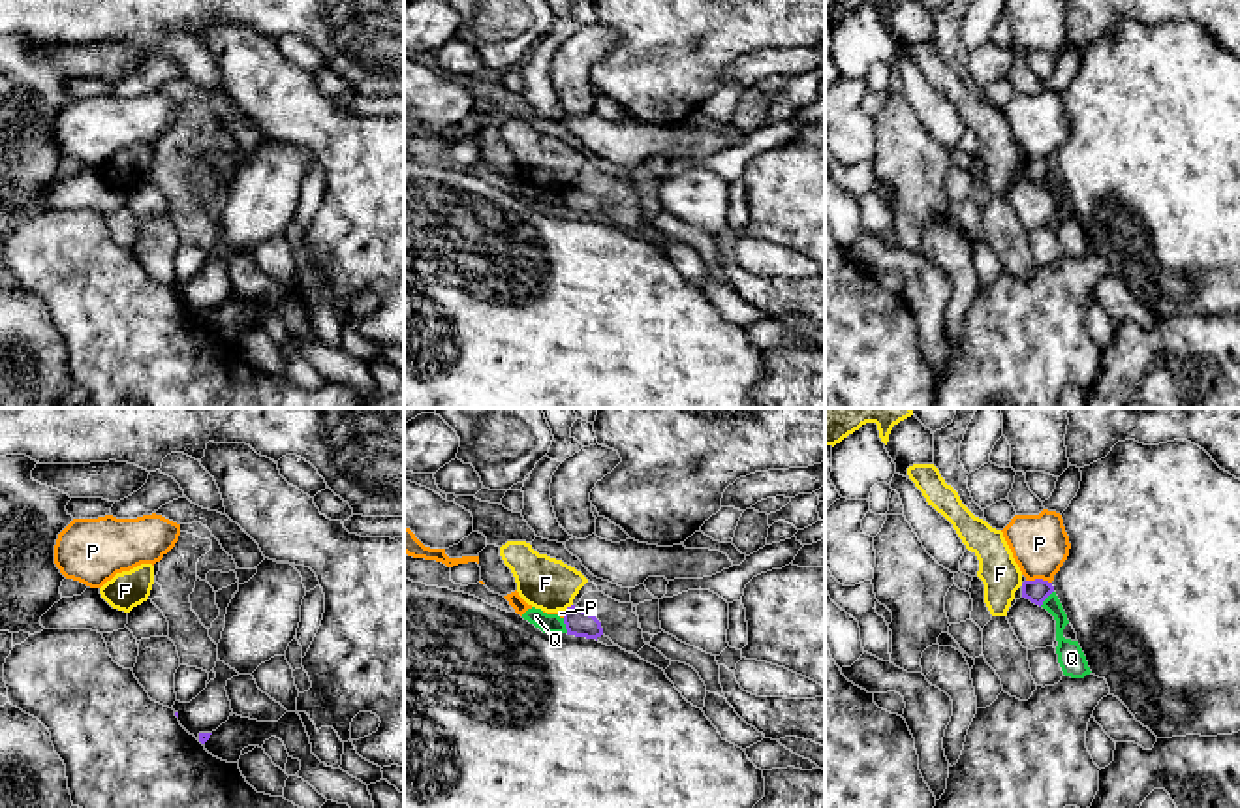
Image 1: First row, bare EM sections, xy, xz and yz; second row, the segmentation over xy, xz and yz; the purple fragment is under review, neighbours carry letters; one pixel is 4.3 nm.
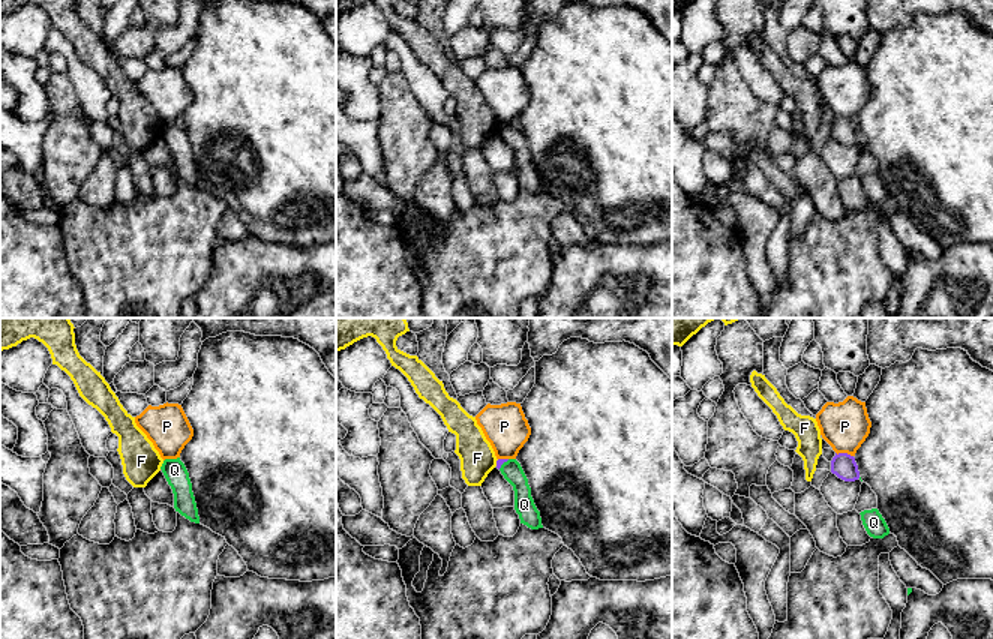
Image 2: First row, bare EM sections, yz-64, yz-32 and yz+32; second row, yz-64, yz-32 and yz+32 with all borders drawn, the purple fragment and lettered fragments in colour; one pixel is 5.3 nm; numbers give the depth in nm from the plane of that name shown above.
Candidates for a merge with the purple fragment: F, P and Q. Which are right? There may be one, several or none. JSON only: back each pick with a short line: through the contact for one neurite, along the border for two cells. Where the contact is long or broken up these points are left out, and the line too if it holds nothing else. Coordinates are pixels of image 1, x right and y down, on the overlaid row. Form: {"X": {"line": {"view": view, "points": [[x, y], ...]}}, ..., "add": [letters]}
{"add": []}

